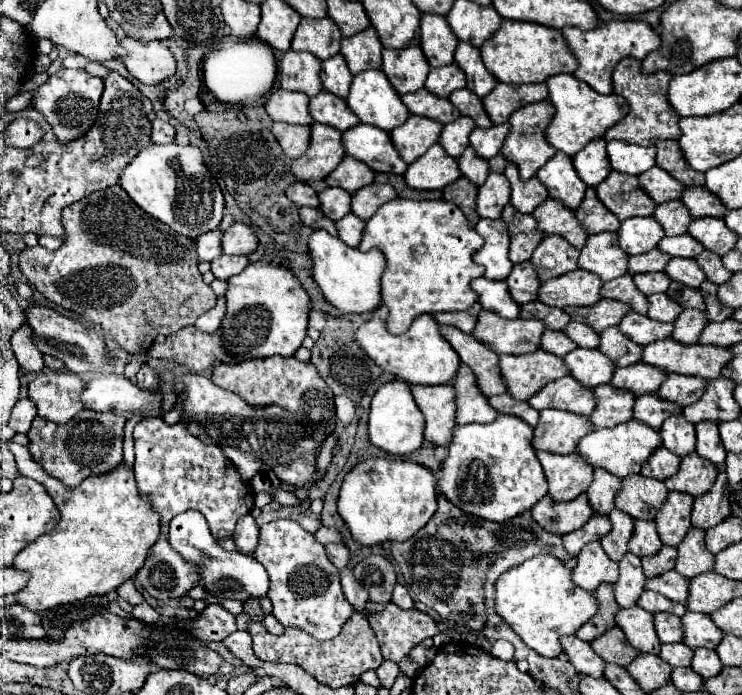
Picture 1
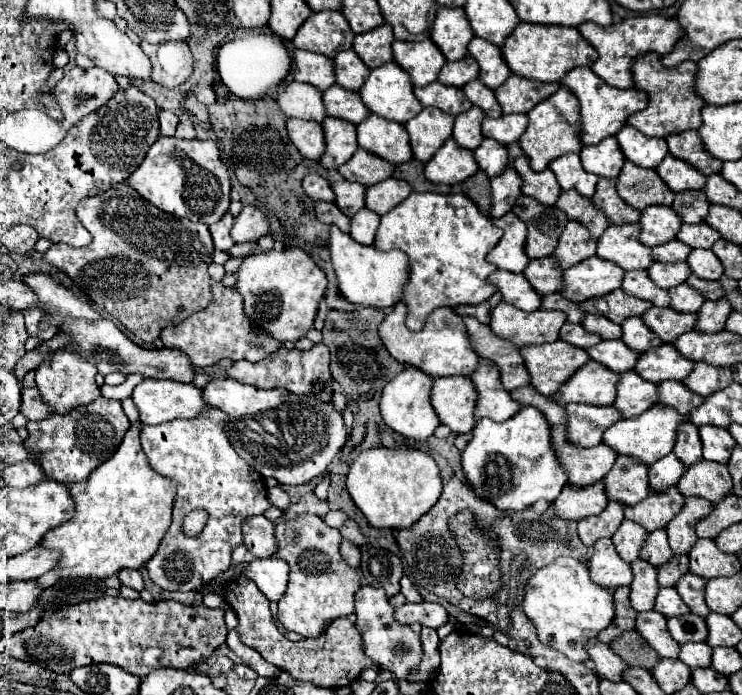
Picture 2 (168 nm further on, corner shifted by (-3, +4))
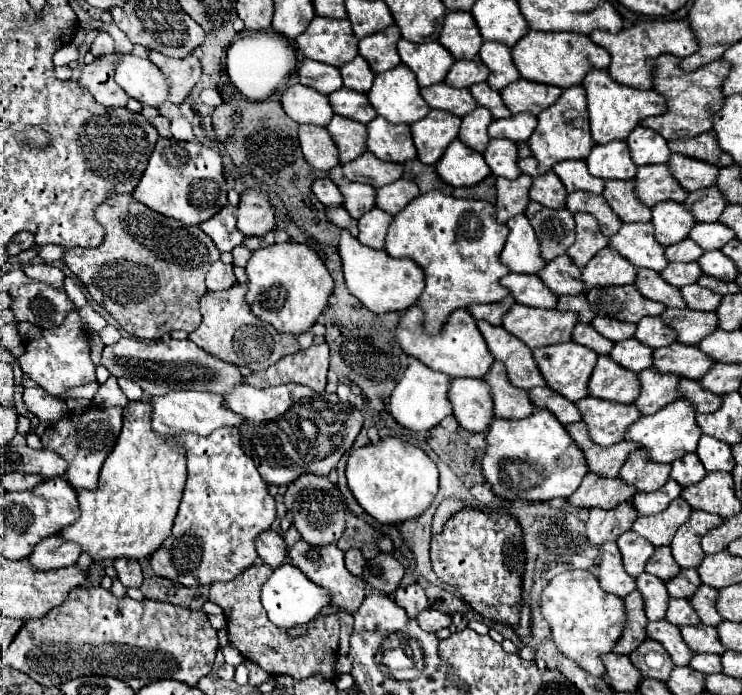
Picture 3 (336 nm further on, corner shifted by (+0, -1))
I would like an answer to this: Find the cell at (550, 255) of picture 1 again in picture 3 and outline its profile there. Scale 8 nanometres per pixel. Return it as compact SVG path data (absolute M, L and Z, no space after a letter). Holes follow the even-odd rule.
M580 212L574 214L574 218L576 218L576 242L568 250L568 256L576 266L584 268L594 254L598 254L602 248L608 246L608 238L600 232L598 220L594 216Z

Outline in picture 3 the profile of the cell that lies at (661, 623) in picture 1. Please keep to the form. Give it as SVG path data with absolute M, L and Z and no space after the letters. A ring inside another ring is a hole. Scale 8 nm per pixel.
M698 624L698 626L682 626L682 638L694 652L710 652L710 654L724 654L726 648L718 638L718 630L714 626Z

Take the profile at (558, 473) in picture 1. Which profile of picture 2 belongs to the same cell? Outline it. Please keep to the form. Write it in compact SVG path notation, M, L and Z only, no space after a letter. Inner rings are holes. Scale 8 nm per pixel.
M563 425L551 429L551 443L559 465L565 469L567 481L577 487L589 487L601 481L617 457L617 453L613 453L603 443L589 449L573 449L573 445L565 441Z

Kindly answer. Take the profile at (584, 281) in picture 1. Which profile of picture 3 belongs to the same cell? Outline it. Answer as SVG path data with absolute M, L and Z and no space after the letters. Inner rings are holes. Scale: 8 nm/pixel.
M604 248L586 264L584 286L586 286L586 290L590 290L594 286L634 284L636 272L638 270L624 256L620 256L612 248Z

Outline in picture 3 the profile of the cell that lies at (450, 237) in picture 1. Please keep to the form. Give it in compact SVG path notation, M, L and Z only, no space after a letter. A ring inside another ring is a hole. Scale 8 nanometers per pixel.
M432 190L414 198L400 214L394 216L390 224L386 246L384 250L396 258L410 258L414 260L426 274L426 288L416 302L422 306L426 318L424 326L428 334L442 332L448 316L458 308L468 308L472 304L490 304L504 300L510 290L500 284L500 278L506 276L510 270L500 262L500 252L504 248L508 236L508 226L496 222L496 206L482 200L458 200L452 196L442 194L440 190Z

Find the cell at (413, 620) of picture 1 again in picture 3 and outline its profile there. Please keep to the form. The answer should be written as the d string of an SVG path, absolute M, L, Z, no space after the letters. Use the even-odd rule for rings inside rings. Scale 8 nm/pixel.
M424 610L418 614L416 618L420 622L422 628L426 628L428 632L438 632L442 628L448 628L452 624L452 618L450 614L444 614L444 612L438 612L438 610Z

